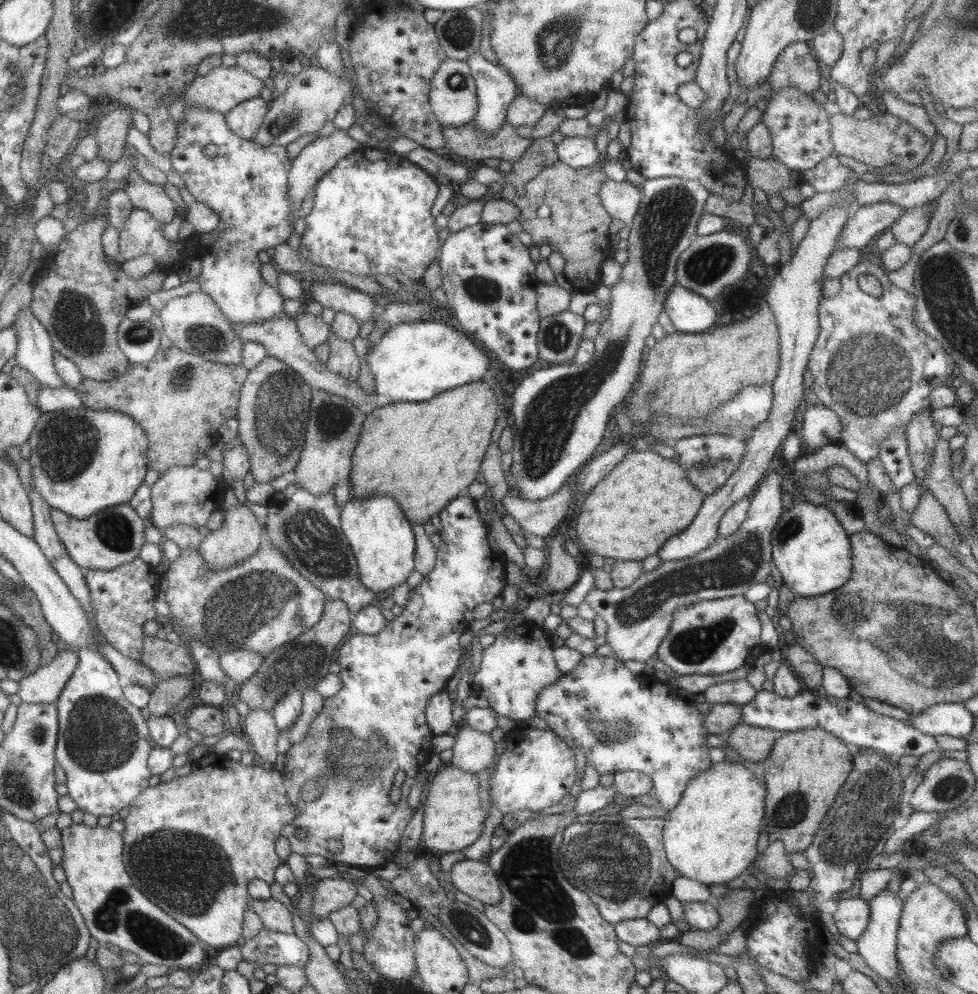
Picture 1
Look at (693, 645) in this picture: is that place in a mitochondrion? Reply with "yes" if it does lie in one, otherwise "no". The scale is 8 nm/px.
yes

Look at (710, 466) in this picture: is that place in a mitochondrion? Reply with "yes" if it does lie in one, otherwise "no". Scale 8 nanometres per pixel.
yes

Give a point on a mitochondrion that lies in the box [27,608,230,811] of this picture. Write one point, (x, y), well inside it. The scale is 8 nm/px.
(103, 738)

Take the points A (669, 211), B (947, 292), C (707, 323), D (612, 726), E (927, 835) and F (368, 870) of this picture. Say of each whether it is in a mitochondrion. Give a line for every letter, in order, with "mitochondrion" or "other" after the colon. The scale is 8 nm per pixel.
A: mitochondrion
B: mitochondrion
C: other
D: mitochondrion
E: other
F: other

